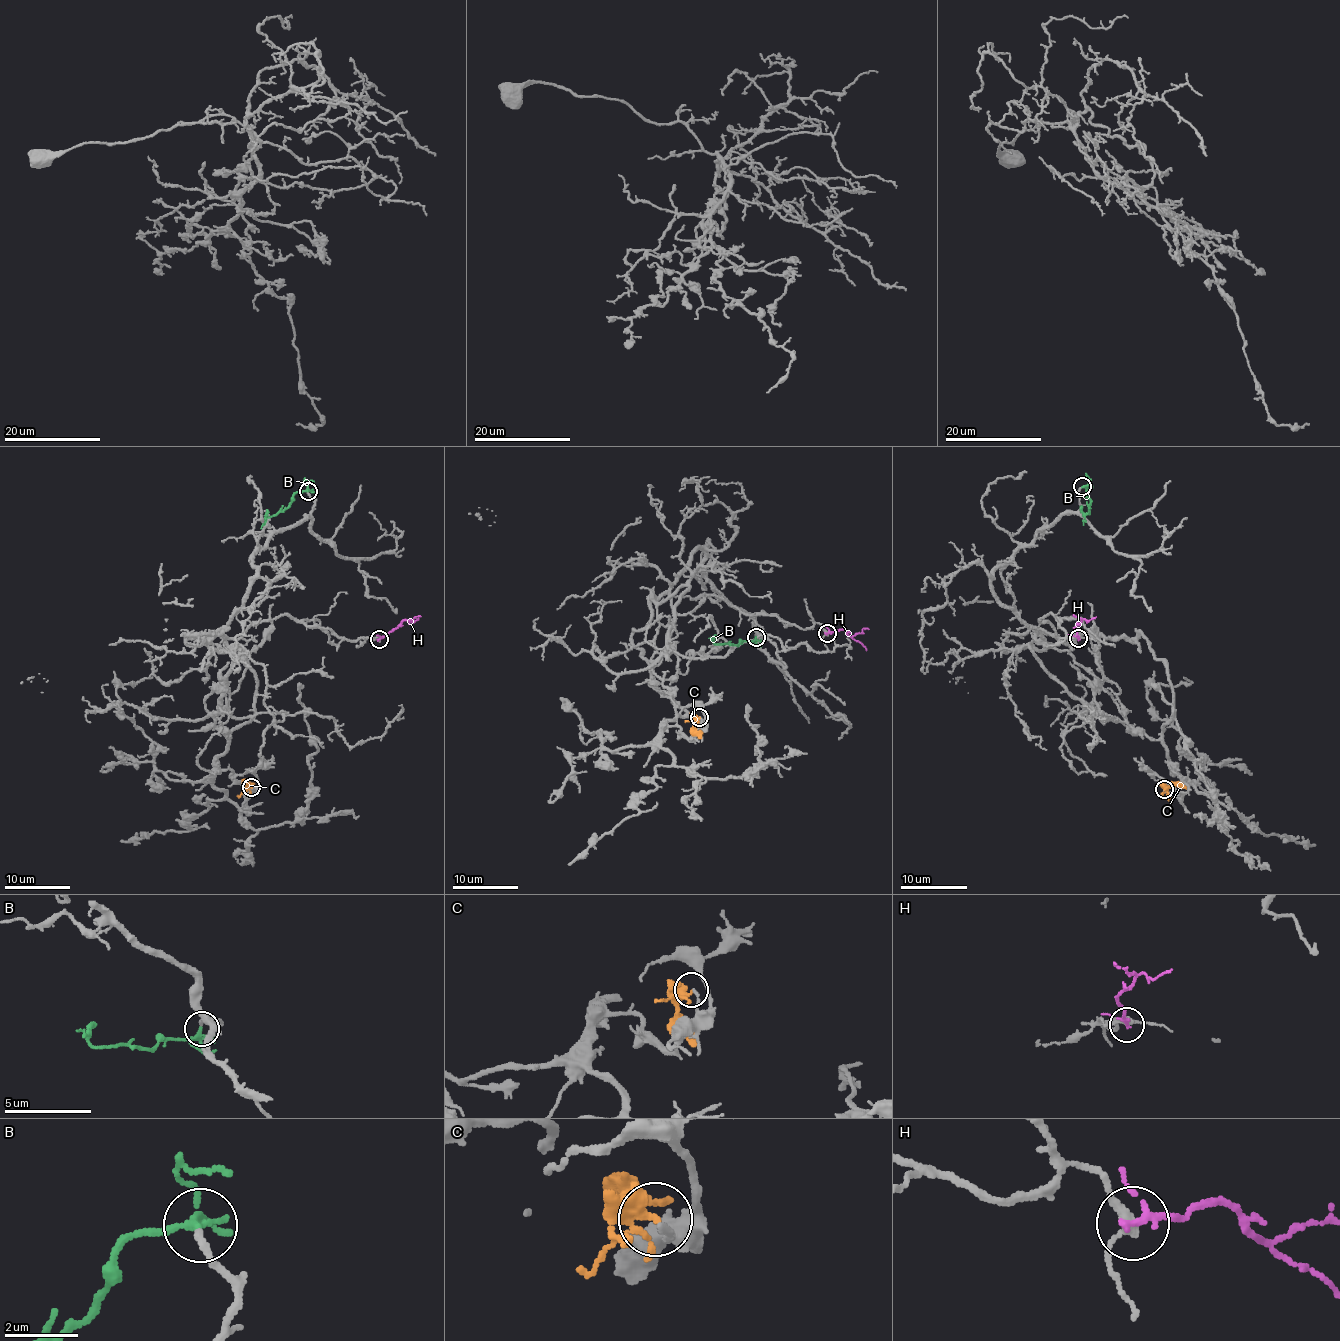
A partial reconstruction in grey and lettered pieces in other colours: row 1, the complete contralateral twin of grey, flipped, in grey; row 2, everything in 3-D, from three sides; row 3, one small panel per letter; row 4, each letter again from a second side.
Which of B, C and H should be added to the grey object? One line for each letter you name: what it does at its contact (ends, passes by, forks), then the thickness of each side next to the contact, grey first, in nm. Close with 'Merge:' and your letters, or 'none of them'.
B: it passes by; 200 nm thick on the grey side, 180 nm on the other
Merge: B

